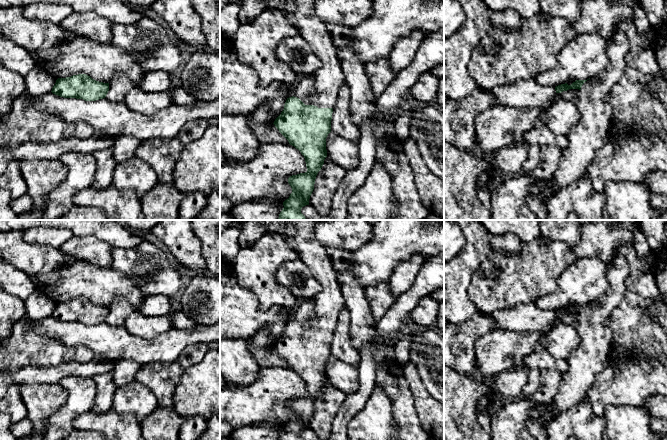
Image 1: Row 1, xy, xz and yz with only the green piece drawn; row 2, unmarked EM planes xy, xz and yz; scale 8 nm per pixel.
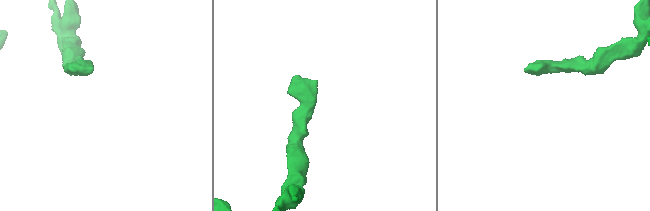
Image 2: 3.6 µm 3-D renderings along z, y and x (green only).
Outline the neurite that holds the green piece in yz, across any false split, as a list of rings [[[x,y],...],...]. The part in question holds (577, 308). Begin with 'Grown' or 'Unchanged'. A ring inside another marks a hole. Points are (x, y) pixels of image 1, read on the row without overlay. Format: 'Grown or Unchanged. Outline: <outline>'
Grown. Outline: [[[534,303],[518,304],[509,310],[494,311],[488,314],[495,322],[495,329],[508,331],[531,331],[547,333],[551,330],[549,325],[556,317],[569,313],[581,314],[587,304],[576,304],[571,309],[567,307],[553,310],[543,310]]]

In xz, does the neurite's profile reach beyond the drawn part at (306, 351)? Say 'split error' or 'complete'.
split error

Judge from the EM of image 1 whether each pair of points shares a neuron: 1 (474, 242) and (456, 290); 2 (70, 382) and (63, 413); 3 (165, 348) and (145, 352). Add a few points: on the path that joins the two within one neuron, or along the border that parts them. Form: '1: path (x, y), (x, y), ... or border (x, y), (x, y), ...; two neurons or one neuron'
1: path (473, 254), (457, 272), (456, 278); one neuron
2: path (72, 390), (71, 405); one neuron
3: path (160, 349), (150, 350); one neuron

